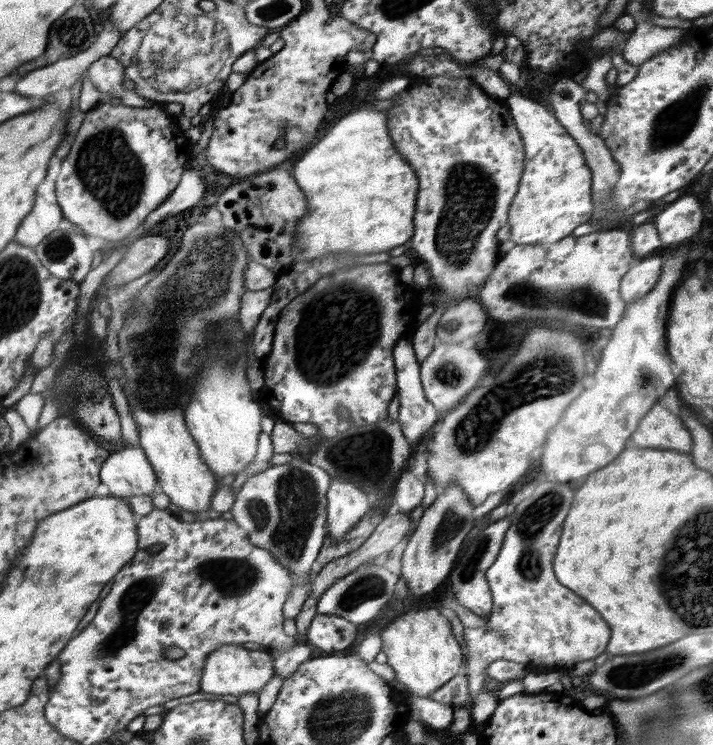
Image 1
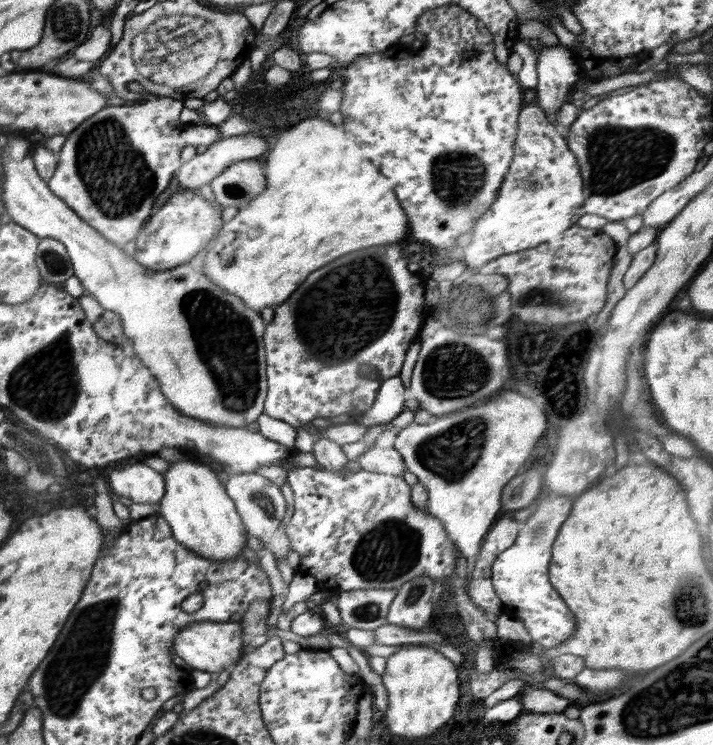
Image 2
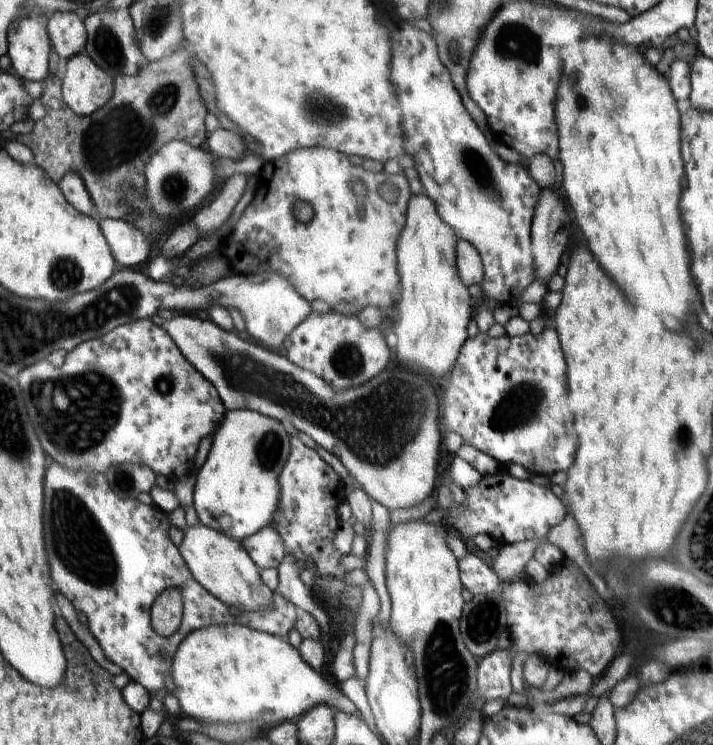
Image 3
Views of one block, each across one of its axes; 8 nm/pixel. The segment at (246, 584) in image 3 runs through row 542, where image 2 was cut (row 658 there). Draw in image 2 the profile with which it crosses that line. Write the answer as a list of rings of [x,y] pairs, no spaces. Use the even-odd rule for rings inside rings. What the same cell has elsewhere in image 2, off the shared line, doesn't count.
[[[230,620],[228,622],[195,622],[183,628],[175,638],[174,652],[186,663],[186,670],[199,670],[206,673],[221,673],[226,667],[232,667],[242,657],[241,648],[242,641],[241,622],[238,620]]]

